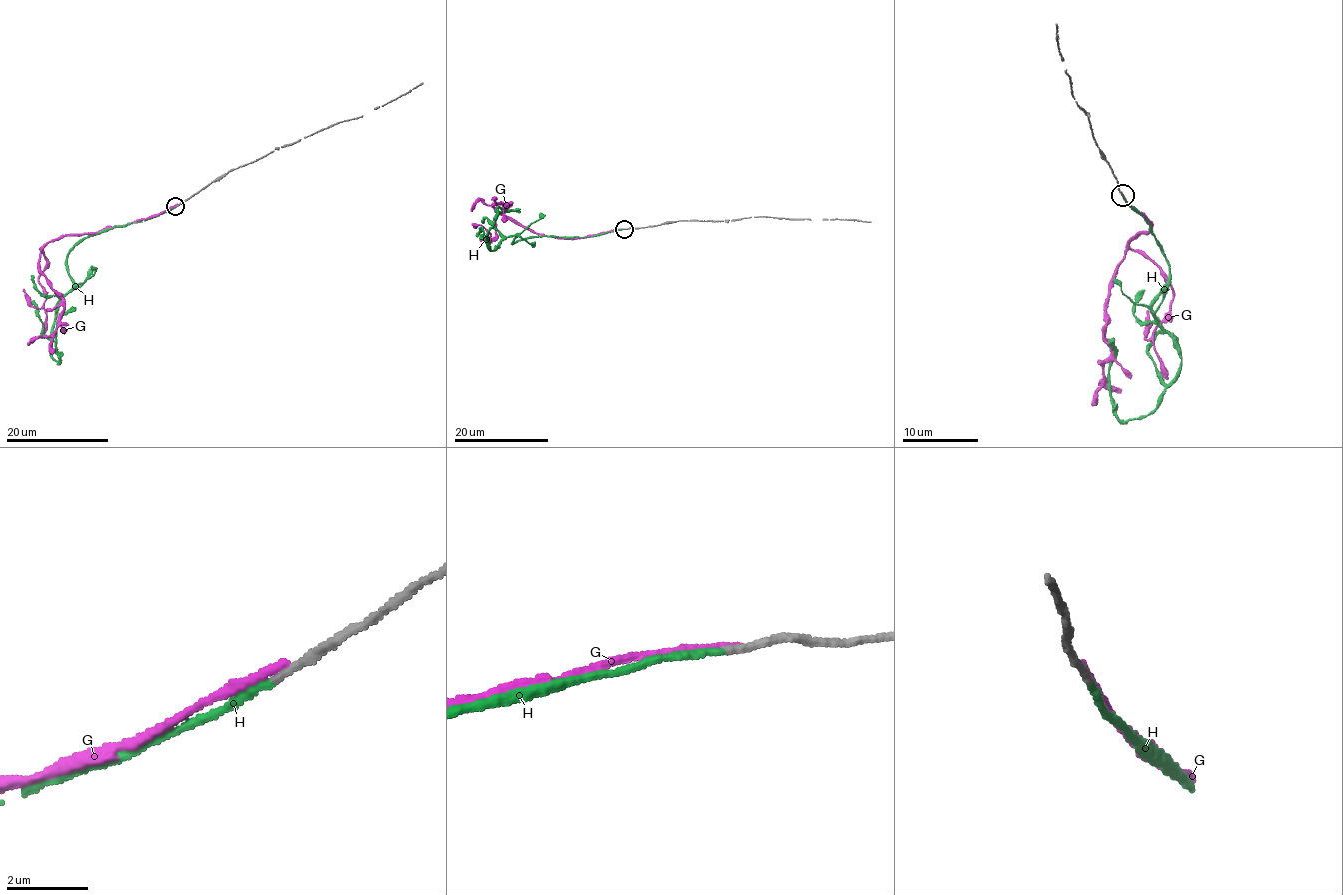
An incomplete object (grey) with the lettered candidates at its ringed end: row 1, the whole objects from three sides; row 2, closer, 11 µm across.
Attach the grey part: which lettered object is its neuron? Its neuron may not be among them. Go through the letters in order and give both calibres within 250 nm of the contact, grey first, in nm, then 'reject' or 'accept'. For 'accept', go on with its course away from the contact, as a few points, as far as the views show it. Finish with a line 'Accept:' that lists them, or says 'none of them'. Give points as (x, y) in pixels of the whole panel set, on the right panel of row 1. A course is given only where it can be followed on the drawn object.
G: 220 nm thick on the grey side, 200 nm on the other; reject
H: 190 nm thick on the grey side, 180 nm on the other; accept; it runs (1123, 196), (1168, 261), (1168, 287), (1151, 310), (1181, 358), (1147, 415), (1116, 415), (1114, 339)
Accept: H

